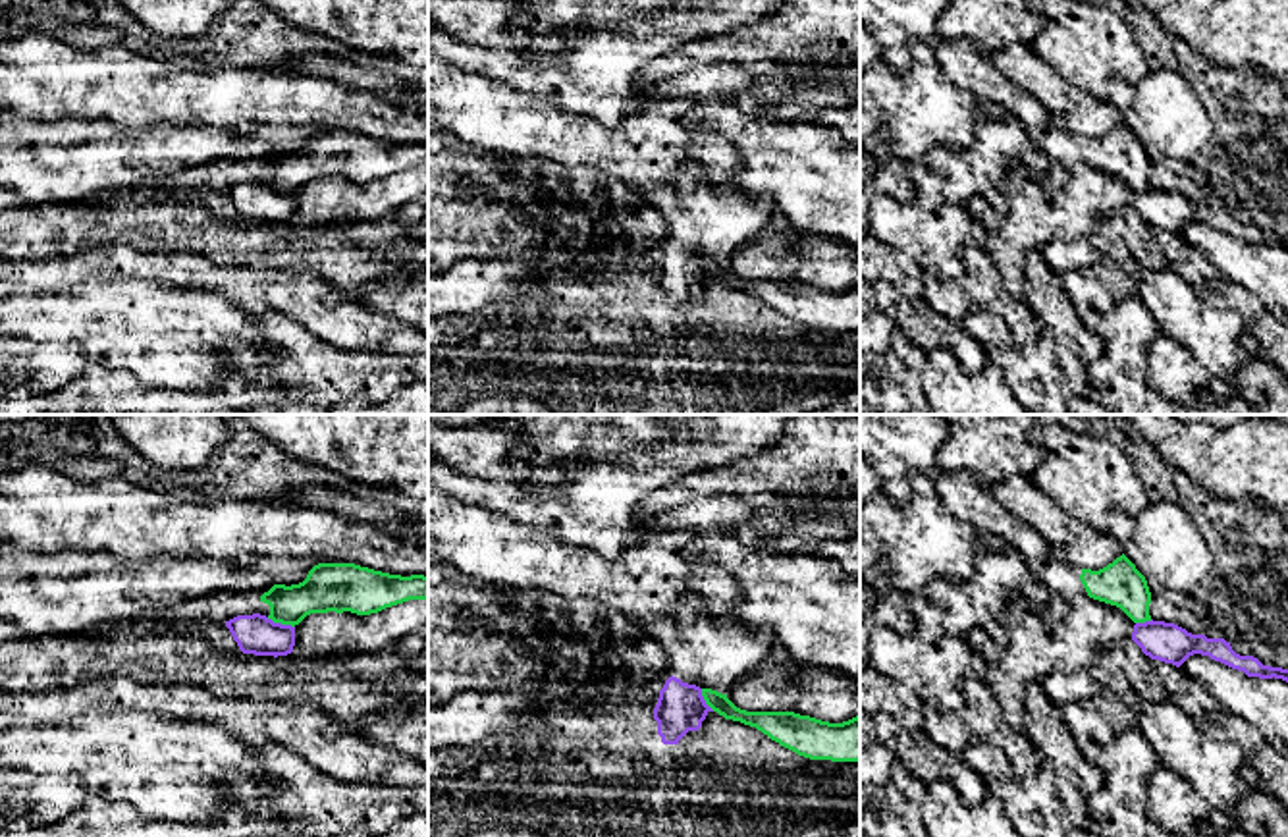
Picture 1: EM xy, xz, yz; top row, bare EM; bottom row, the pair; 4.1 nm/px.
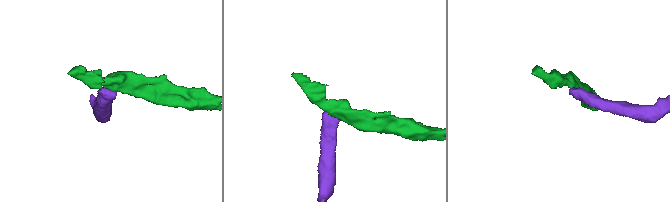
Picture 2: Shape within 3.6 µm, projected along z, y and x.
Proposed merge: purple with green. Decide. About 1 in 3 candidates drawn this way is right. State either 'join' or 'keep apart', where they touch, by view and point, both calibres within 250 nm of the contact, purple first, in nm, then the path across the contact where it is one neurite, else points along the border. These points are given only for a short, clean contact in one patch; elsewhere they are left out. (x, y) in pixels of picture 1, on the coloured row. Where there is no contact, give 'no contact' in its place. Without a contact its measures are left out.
keep apart | xy (280, 623) | 160/190 nm | along xy (267, 618), (294, 627)

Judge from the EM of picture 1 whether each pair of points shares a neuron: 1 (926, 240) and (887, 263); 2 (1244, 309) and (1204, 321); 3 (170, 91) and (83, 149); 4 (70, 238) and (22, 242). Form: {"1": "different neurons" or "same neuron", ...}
{"1": "different neurons", "2": "different neurons", "3": "different neurons", "4": "same neuron"}

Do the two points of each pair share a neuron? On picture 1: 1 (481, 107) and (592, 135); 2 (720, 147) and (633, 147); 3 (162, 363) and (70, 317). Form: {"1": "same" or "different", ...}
{"1": "same", "2": "same", "3": "same"}

